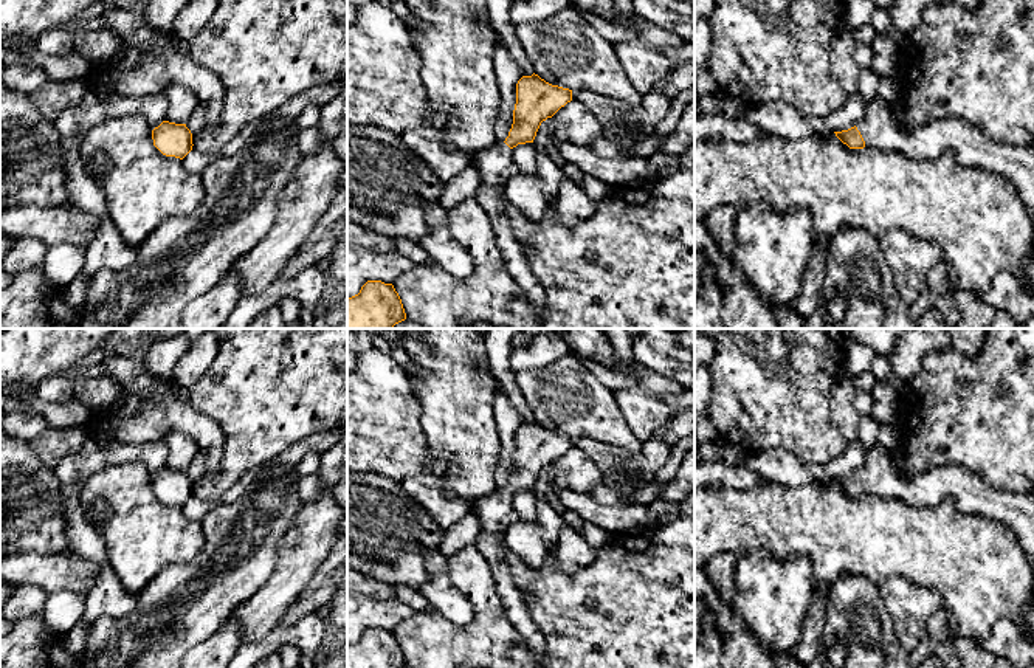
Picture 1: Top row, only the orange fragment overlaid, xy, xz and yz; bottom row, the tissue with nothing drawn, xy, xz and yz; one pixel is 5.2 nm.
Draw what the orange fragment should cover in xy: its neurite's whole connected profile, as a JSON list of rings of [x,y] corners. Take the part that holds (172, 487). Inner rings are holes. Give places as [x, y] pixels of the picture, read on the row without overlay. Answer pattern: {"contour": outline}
{"contour": [[[163,468],[152,477],[153,493],[166,504],[183,507],[192,498],[192,480],[186,471]]]}

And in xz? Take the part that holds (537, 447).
{"contour": [[[535,420],[522,423],[516,431],[516,451],[508,484],[502,491],[481,498],[474,508],[482,527],[476,546],[491,567],[508,620],[535,657],[546,653],[546,640],[530,617],[524,594],[505,561],[504,535],[512,524],[519,521],[512,505],[512,496],[518,491],[533,490],[541,470],[570,448],[572,437],[552,432]]]}

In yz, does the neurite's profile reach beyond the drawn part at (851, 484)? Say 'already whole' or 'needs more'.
needs more

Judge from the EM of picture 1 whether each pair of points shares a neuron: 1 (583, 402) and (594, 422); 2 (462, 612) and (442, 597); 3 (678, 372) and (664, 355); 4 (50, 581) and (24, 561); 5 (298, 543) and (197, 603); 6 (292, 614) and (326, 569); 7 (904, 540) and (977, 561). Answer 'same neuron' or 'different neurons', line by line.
1: same neuron
2: same neuron
3: same neuron
4: same neuron
5: different neurons
6: same neuron
7: same neuron

